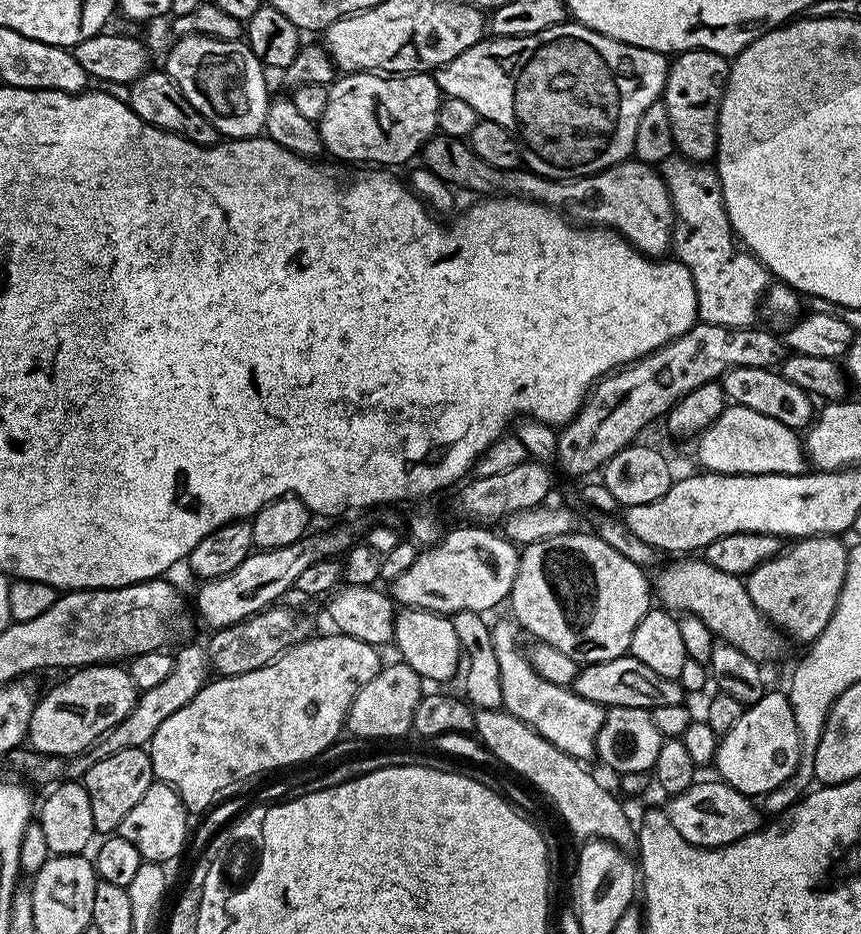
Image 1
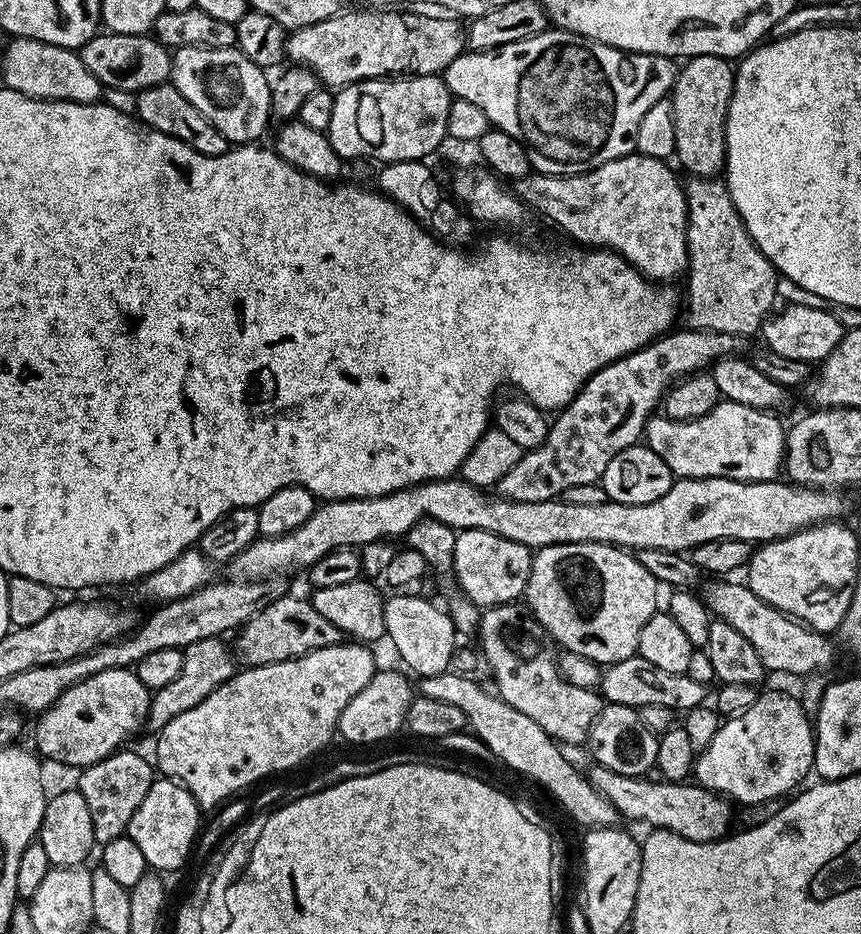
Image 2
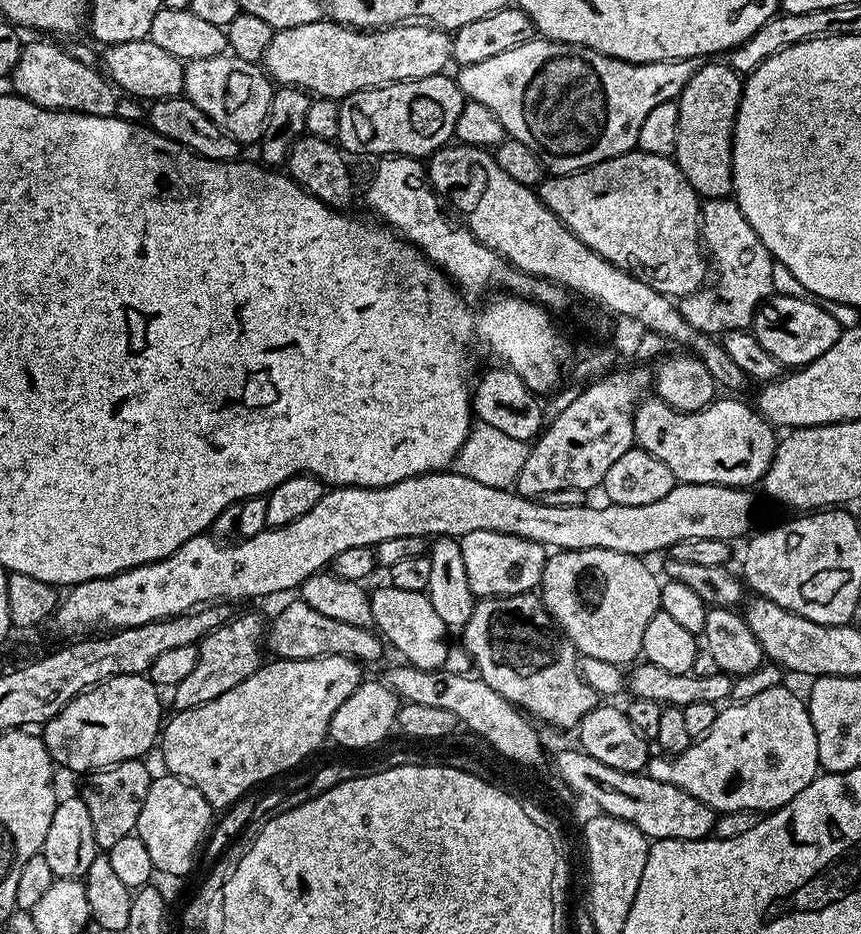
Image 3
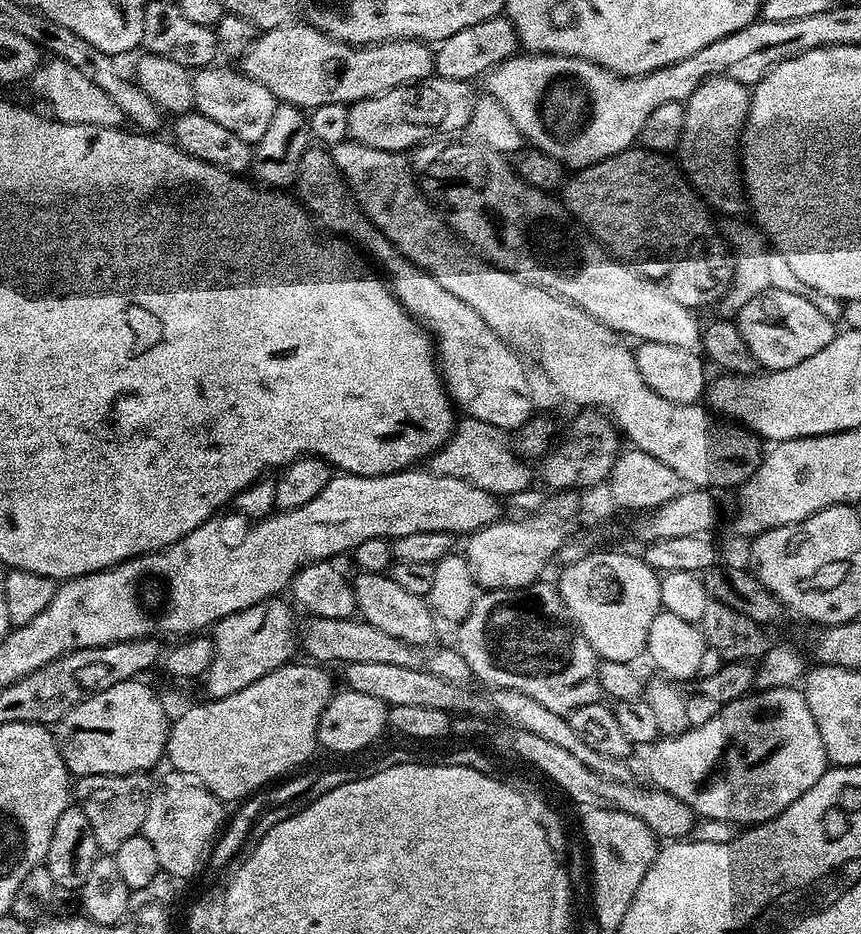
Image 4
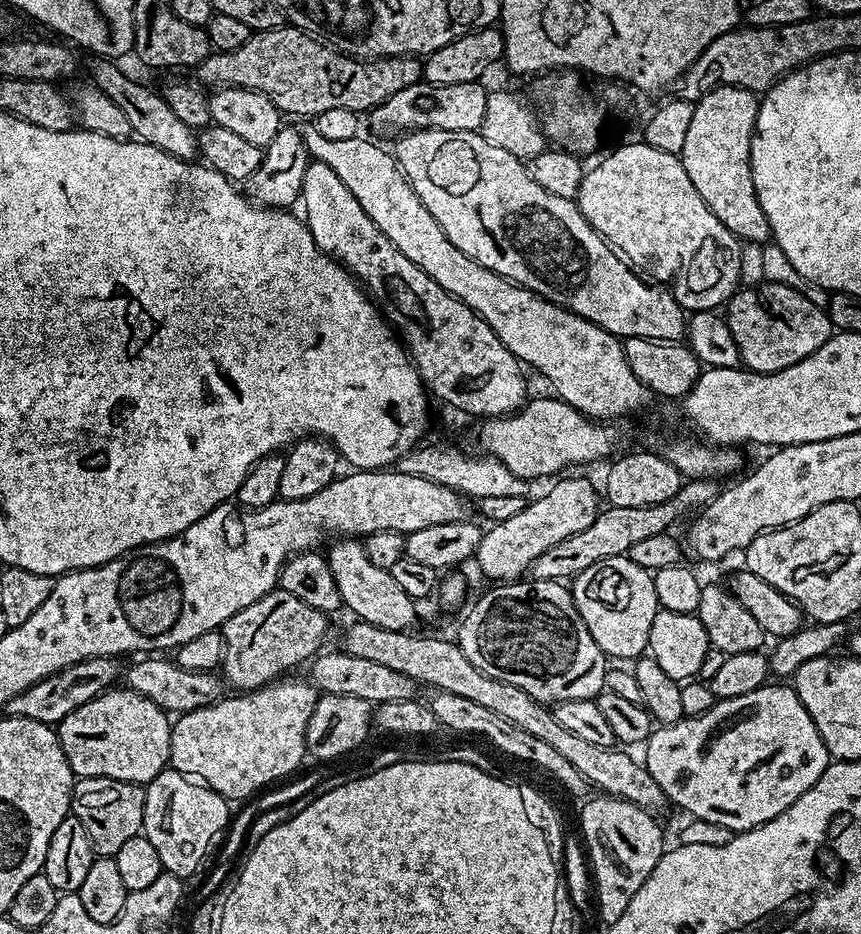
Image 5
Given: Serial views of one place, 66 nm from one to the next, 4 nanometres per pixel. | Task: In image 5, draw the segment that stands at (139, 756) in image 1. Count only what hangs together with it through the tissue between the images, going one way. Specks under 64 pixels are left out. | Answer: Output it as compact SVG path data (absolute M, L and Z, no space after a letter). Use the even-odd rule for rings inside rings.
M85 776L72 785L71 815L86 826L86 834L97 857L115 858L119 848L130 838L141 835L144 827L144 788L114 778Z

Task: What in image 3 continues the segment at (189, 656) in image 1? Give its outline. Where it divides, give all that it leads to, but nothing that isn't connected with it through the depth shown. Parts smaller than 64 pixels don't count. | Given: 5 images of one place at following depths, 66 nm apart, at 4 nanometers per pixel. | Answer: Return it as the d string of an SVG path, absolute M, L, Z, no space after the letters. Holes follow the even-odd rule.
M252 612L238 617L237 620L236 617L229 619L228 623L214 629L209 636L200 641L197 647L194 670L190 670L190 674L186 674L186 678L182 678L182 682L178 682L175 688L171 689L170 696L172 696L173 709L176 712L181 712L182 710L197 708L214 698L218 698L218 694L226 694L226 690L234 690L234 686L238 686L238 682L246 682L246 678L250 678L250 674L254 674L260 669L262 663L260 648L262 652L262 645L265 640L265 621L260 621Z

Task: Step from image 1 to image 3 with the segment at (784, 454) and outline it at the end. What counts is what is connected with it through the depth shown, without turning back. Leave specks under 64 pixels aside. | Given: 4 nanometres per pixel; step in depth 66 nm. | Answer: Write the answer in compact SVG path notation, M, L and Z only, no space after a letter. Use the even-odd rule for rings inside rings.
M659 398L641 400L634 418L636 444L654 454L658 462L666 462L681 484L725 484L728 488L742 489L752 486L748 484L759 485L772 465L778 443L777 433L751 403L743 404L740 398L724 399L728 400L717 398L697 412L679 412Z

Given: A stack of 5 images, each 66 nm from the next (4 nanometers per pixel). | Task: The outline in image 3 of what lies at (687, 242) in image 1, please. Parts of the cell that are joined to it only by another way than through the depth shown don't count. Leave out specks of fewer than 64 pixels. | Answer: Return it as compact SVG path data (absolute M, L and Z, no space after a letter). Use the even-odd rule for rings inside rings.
M719 196L713 200L705 199L700 206L700 239L707 255L710 257L710 268L716 271L716 281L712 285L702 286L698 291L689 296L681 296L678 307L682 318L694 326L694 330L704 332L708 336L716 338L728 331L742 331L751 329L752 319L756 316L756 310L773 295L772 279L778 273L777 265L772 259L770 250L754 234L754 226L746 222L746 214L737 206L735 199Z

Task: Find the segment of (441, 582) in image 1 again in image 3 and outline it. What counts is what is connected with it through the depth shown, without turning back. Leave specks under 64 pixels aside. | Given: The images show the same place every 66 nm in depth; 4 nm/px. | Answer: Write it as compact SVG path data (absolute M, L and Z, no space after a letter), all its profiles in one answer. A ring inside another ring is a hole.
M474 530L474 534L459 537L459 542L470 590L476 598L513 596L531 592L539 585L546 559L544 545L490 530Z

